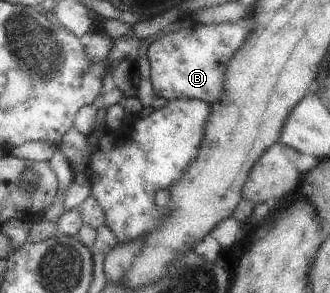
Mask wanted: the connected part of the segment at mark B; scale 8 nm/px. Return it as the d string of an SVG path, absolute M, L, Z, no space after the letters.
M248 18L208 24L190 21L190 26L180 26L150 42L145 55L151 88L156 97L166 101L184 98L218 102L220 90L224 90L224 66L252 34L252 24Z

